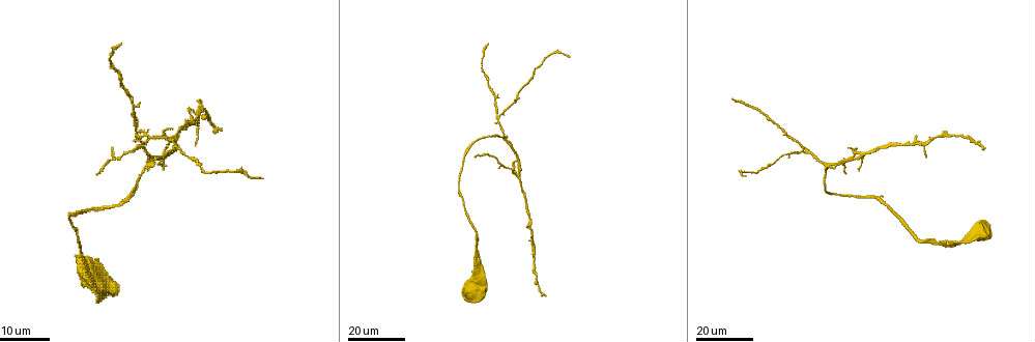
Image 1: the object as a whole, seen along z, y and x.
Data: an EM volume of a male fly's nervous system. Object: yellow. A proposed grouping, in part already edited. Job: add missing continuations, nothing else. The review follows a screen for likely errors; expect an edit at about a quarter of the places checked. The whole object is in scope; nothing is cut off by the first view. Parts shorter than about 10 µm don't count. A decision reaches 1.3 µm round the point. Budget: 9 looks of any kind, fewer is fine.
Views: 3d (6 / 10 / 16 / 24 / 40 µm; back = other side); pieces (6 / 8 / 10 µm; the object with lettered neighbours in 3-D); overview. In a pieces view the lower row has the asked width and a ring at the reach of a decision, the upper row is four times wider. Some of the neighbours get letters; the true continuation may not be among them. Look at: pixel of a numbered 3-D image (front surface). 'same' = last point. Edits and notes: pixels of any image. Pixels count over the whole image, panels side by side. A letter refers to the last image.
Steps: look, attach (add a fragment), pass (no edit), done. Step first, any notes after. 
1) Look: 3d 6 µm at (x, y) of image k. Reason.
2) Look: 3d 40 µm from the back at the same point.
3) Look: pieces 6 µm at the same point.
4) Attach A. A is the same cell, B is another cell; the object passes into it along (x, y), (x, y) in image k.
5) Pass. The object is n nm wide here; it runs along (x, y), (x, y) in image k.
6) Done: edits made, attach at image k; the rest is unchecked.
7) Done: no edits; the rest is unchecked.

Look: 3d 24 µm at (98, 174) of image 1. End of a long branch.

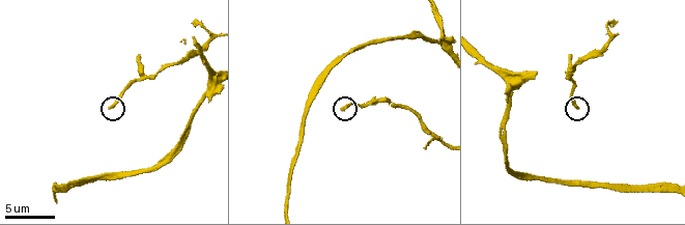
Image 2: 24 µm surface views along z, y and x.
Look: pieces 8 µm at (344, 110) of image 2.

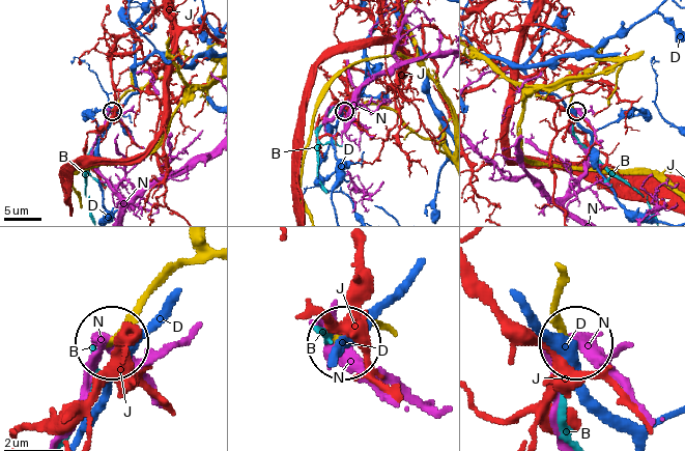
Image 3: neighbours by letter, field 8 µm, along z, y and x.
Attach B. B is the same cell, D, J and N are other cells; the neuron continues.

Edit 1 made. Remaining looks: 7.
Look: overview.

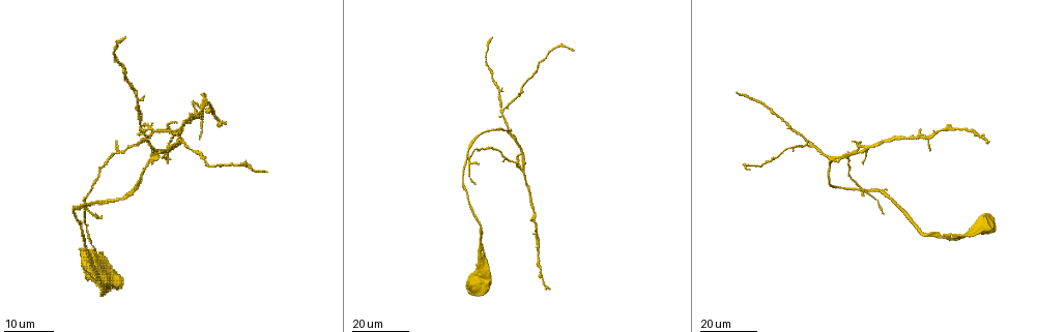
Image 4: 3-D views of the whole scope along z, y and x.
Look: 3d 16 µm at (864, 162) of image 4. Tapers out.

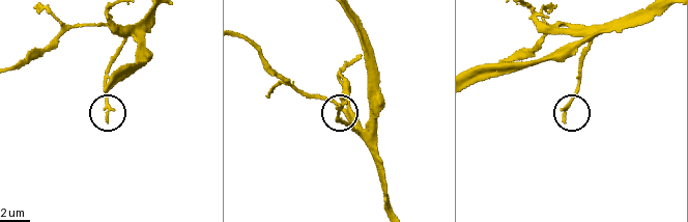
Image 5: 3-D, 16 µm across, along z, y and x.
Look: pieces 6 µm at (340, 104) of image 5. See the neighbours.

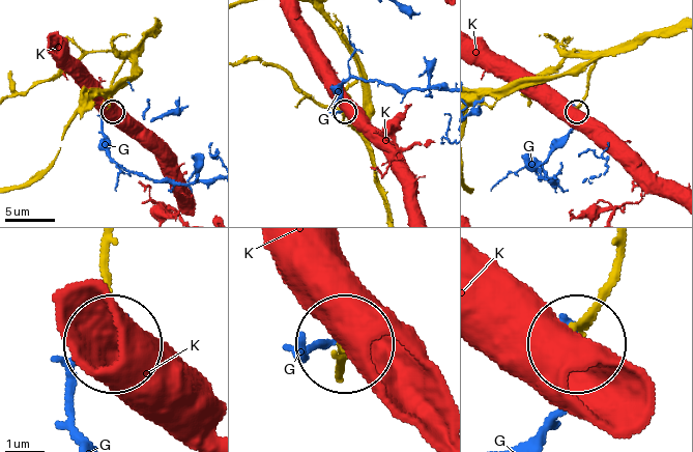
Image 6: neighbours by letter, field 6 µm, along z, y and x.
Pass. G and K are other cells; no lettered fragment goes on from it.

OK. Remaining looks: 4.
Look: 3d 24 µm at (852, 141) of image 4. Tapers out.

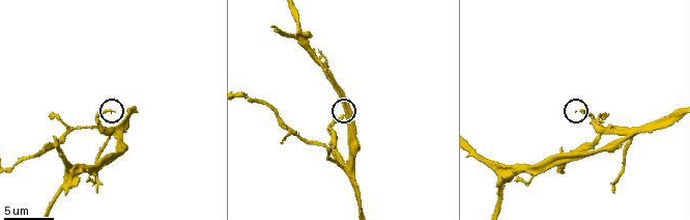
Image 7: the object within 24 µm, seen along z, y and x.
Look: 3d 6 µm at (114, 110) of image 7.

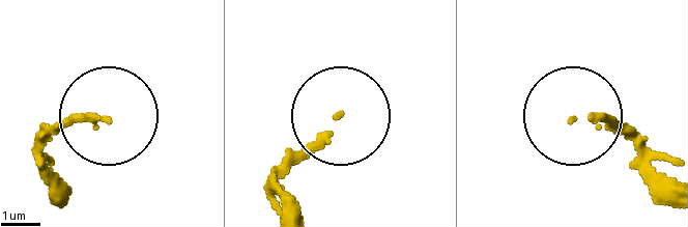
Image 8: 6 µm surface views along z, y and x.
Look: pieces 6 µm at (573, 119) of image 8.

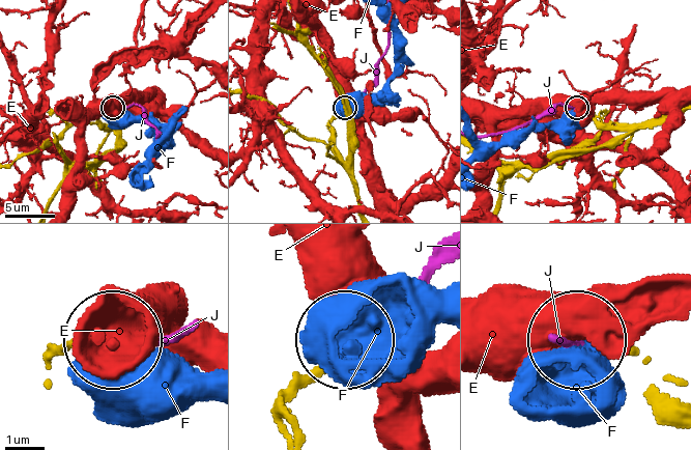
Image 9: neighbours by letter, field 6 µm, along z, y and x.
Attach J. J is the same cell, E and F are other cells; the neuron continues.

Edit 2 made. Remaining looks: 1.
Done: edits made, attach at image 3, attach at image 9; the rest is unchecked.

